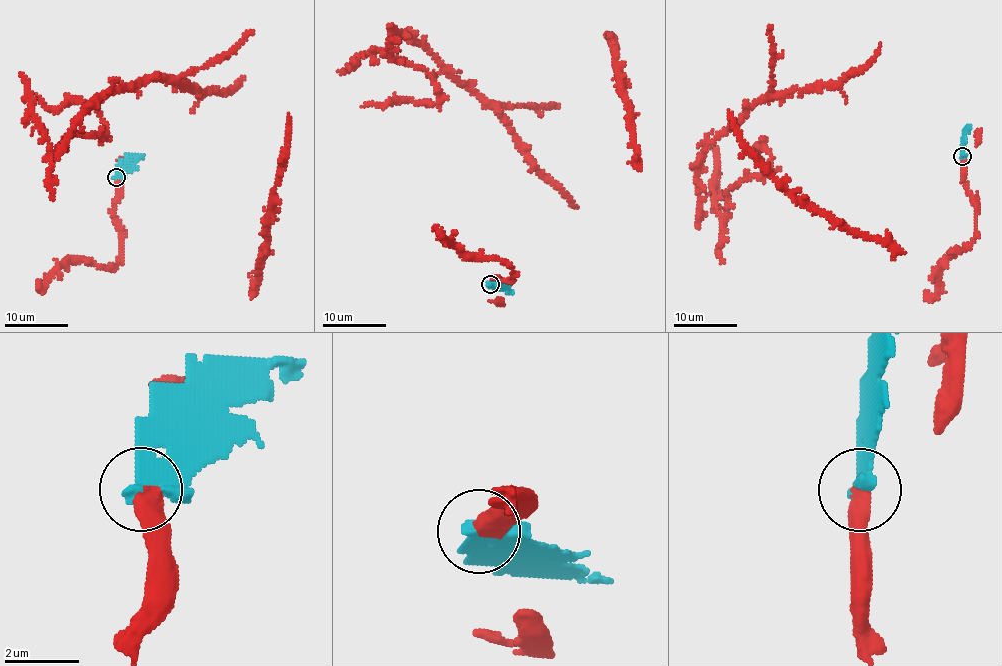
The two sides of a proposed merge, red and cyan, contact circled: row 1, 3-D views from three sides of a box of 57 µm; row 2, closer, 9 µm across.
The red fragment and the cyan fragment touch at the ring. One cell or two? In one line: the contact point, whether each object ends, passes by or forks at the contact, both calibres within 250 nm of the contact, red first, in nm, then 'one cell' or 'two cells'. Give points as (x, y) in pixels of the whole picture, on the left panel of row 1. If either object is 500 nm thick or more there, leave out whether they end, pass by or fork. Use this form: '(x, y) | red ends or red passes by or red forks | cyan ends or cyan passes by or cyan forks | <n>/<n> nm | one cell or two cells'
(116, 177) | 500/360 nm | two cells

